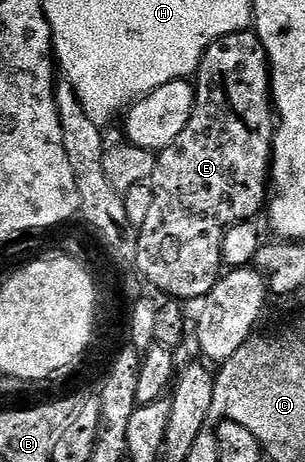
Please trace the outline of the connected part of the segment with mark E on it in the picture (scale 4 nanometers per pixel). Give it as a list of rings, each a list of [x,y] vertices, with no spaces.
[[[238,31],[236,33],[228,33],[225,37],[218,37],[216,41],[212,41],[209,44],[208,49],[205,51],[204,57],[201,59],[201,64],[199,66],[200,72],[203,74],[205,72],[205,77],[209,80],[209,94],[206,97],[203,97],[203,100],[196,106],[195,112],[192,117],[189,118],[189,122],[187,123],[187,127],[183,132],[181,132],[181,136],[177,138],[175,144],[167,149],[160,150],[159,153],[159,160],[157,163],[157,171],[155,174],[155,188],[153,190],[153,194],[155,195],[155,203],[151,207],[151,213],[147,216],[146,225],[143,226],[139,230],[139,248],[136,250],[135,258],[137,262],[137,268],[139,270],[140,275],[142,274],[144,280],[155,286],[161,288],[163,292],[167,293],[170,298],[176,299],[178,302],[187,303],[187,301],[197,301],[200,299],[208,298],[209,294],[212,293],[213,288],[217,286],[217,282],[221,280],[223,276],[223,262],[221,257],[221,244],[224,242],[224,237],[226,230],[232,228],[233,225],[237,225],[241,222],[256,218],[258,214],[257,212],[264,210],[267,205],[267,196],[265,197],[265,185],[267,189],[267,182],[270,180],[271,177],[271,141],[270,138],[267,136],[264,137],[263,134],[260,133],[257,129],[252,129],[249,125],[257,125],[261,121],[261,117],[265,117],[268,113],[271,113],[271,66],[269,64],[269,56],[265,53],[265,47],[261,40],[257,37],[256,32],[253,31]]]

